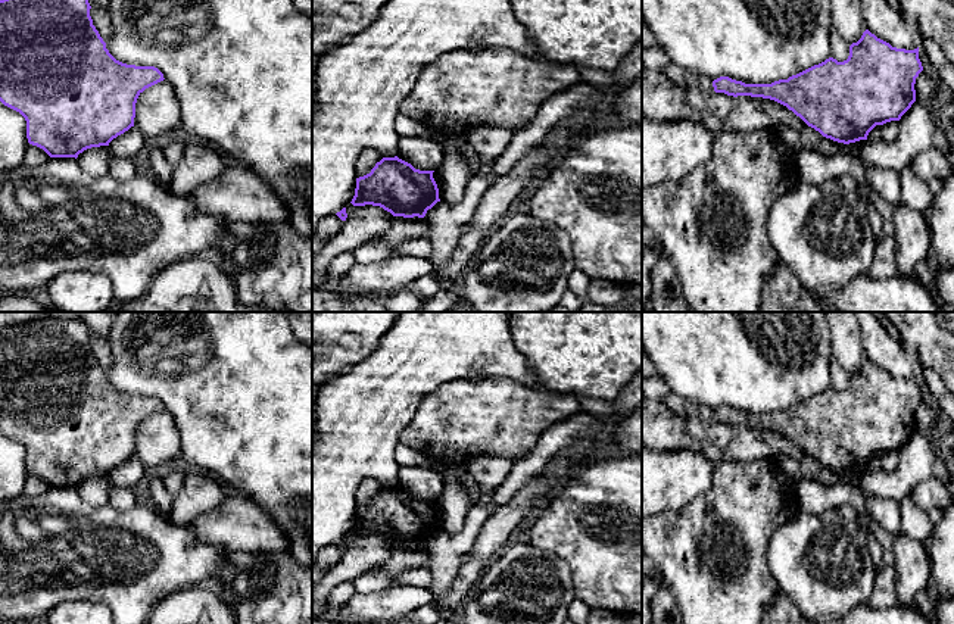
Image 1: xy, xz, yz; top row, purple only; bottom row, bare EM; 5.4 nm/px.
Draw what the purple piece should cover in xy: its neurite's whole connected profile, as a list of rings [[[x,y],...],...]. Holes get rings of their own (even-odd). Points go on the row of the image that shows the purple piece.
[[[0,0],[0,102],[26,121],[28,143],[50,157],[78,157],[87,149],[109,146],[134,127],[135,103],[149,87],[163,81],[155,66],[116,60],[90,16],[88,0]]]

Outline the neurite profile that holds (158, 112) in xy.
[[[163,79],[140,93],[134,127],[143,132],[149,144],[180,127],[180,121],[180,102],[168,81]]]

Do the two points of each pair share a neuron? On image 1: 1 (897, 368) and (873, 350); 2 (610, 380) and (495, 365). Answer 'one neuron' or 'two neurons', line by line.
1: one neuron
2: two neurons

